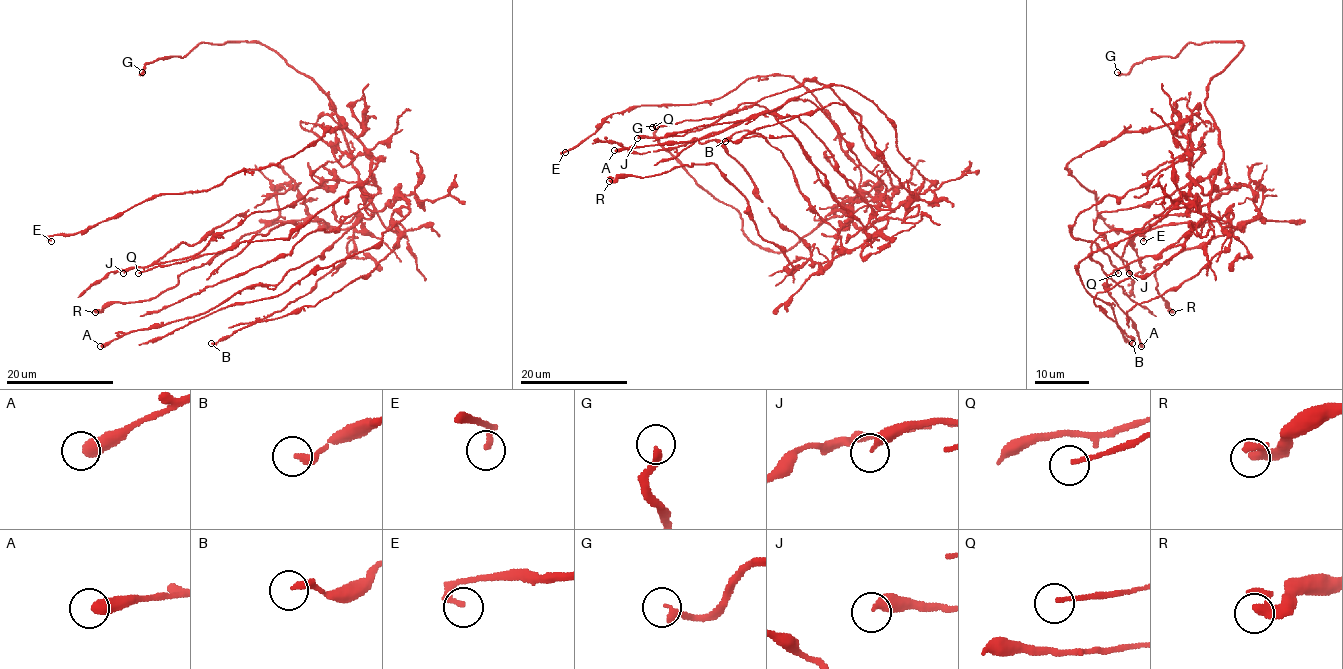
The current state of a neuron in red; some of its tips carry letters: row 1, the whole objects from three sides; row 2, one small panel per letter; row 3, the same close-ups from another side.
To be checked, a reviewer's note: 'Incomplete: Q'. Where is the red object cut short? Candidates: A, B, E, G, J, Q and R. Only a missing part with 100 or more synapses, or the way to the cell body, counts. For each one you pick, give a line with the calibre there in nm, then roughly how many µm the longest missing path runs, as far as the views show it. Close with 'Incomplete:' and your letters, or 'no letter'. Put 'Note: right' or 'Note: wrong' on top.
Note: wrong
G: calibre 260 nm; missing 60 µm
Incomplete: G

